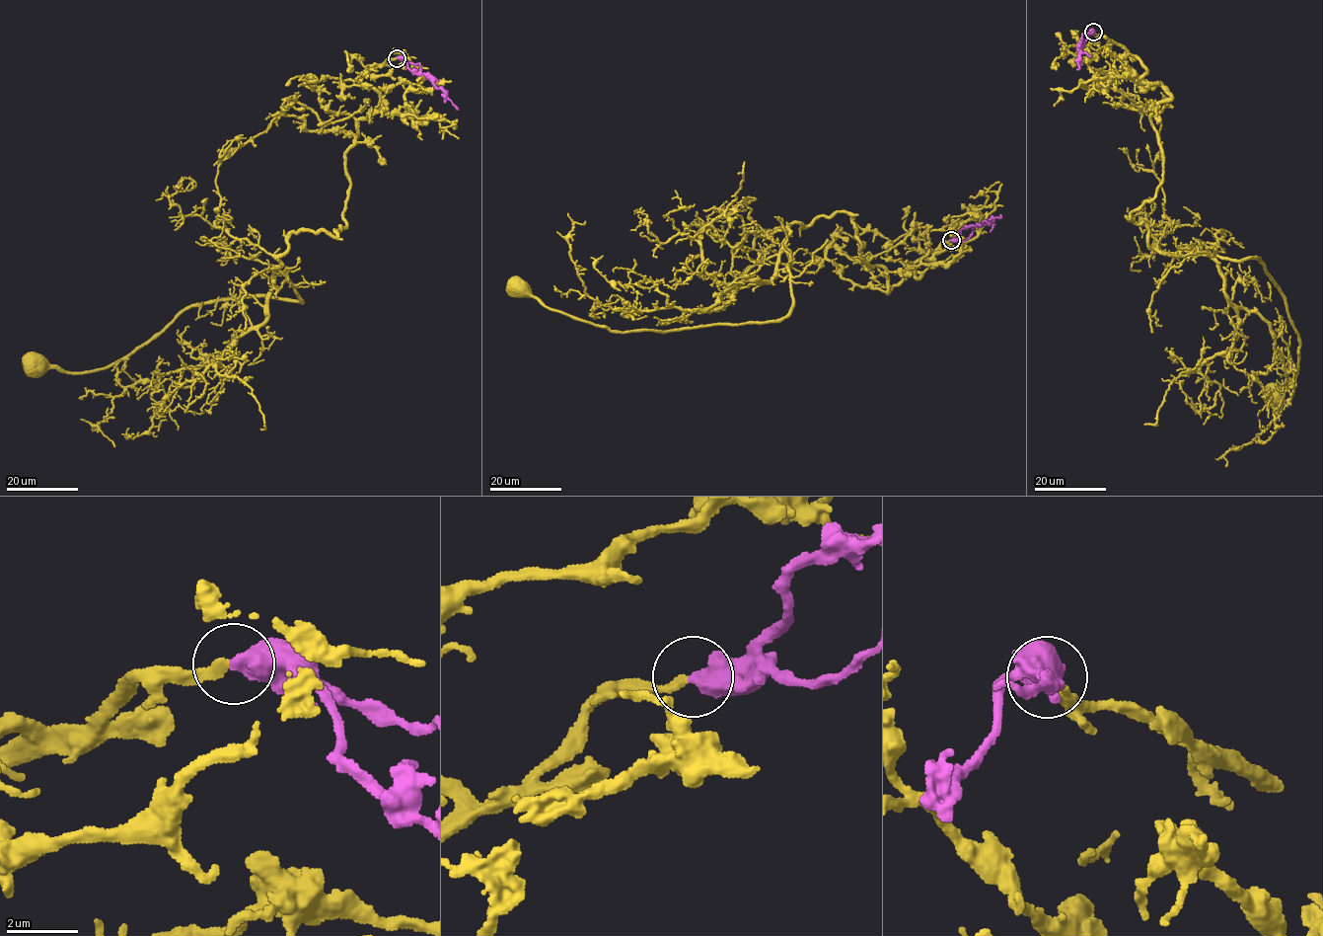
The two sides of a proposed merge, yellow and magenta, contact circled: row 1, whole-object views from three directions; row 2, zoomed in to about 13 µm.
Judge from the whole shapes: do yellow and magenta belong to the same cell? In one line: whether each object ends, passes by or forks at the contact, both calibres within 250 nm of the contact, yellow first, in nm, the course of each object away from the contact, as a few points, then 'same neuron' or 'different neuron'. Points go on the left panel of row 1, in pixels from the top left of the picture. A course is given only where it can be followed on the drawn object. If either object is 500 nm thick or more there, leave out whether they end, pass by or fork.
240/550 nm | yellow via (397, 57), (360, 81), (380, 105), (346, 225), (277, 258), (302, 303), (209, 300), (110, 365), (33, 363) | magenta via (397, 57), (404, 60), (416, 73), (423, 73), (446, 93), (456, 108) | same neuron

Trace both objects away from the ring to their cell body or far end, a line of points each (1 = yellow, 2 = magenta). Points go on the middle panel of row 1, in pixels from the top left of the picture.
1: (951, 240), (890, 291), (853, 215), (793, 223), (786, 316), (669, 332), (610, 331), (517, 285)
2: (951, 240), (956, 240), (963, 229), (993, 220), (999, 215)

